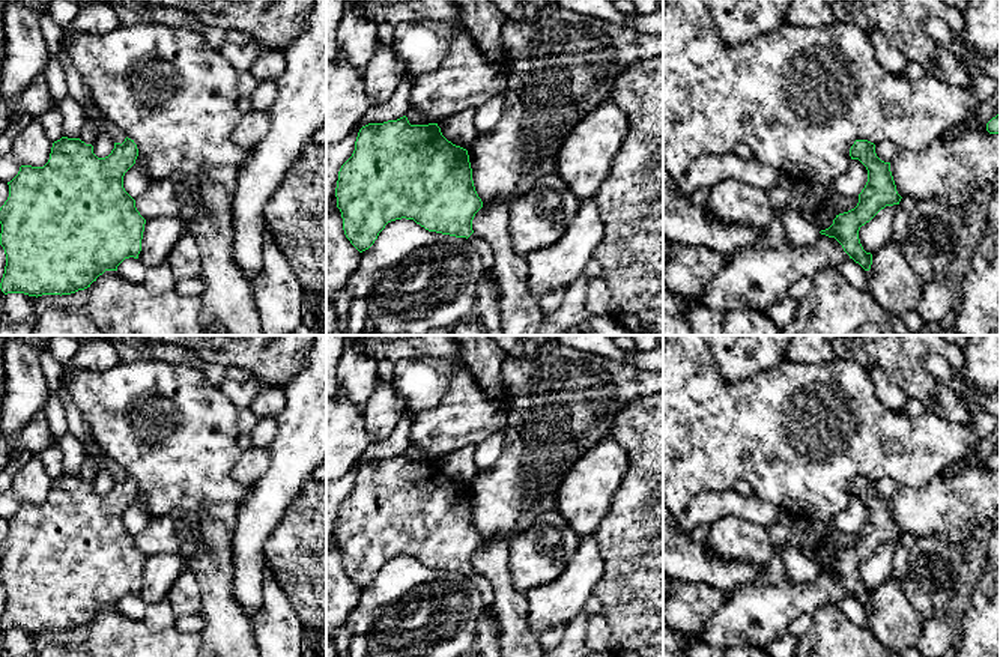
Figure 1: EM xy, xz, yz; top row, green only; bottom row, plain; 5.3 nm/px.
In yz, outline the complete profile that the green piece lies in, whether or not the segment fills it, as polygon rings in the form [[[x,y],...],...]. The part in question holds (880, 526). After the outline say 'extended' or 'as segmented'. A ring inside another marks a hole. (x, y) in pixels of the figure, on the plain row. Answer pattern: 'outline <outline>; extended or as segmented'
outline [[[856,477],[850,486],[851,496],[859,496],[868,507],[868,519],[859,531],[854,546],[836,552],[833,561],[821,567],[821,571],[835,574],[844,588],[865,607],[871,606],[872,591],[866,589],[859,576],[859,567],[886,543],[899,541],[901,532],[890,508],[890,499],[881,498],[875,490],[875,481],[868,477]]]; as segmented

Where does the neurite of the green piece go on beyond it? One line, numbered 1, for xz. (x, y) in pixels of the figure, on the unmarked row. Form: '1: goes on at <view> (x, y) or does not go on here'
1: does not go on here

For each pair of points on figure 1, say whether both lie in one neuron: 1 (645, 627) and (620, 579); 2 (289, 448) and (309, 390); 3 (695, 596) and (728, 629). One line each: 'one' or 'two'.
1: one
2: one
3: two

